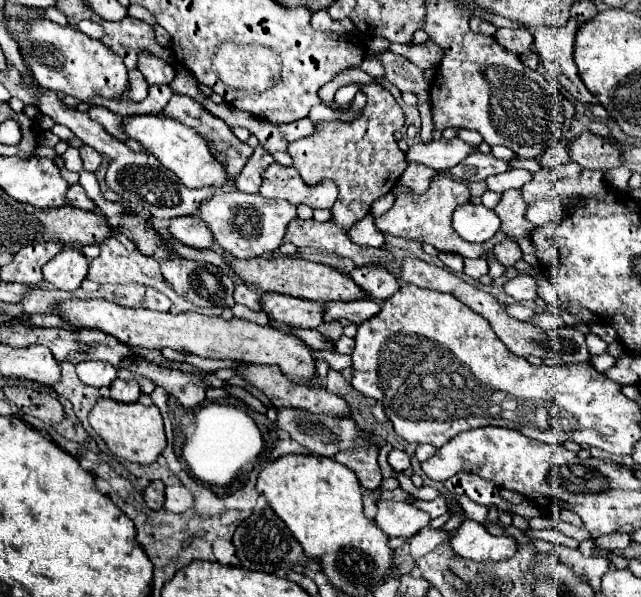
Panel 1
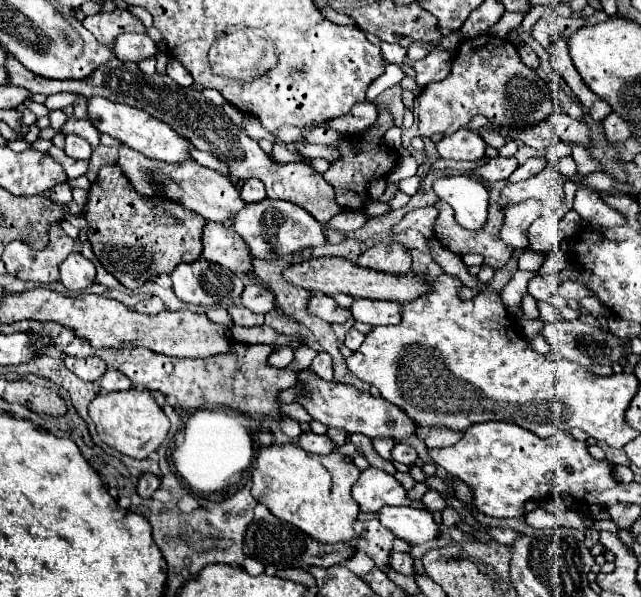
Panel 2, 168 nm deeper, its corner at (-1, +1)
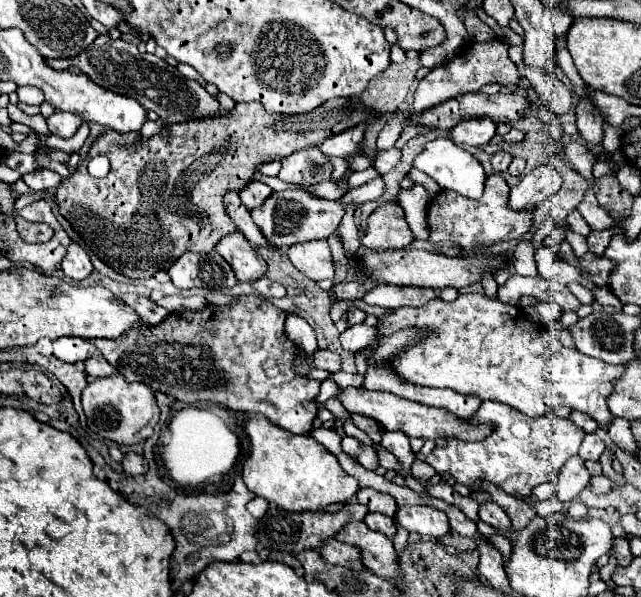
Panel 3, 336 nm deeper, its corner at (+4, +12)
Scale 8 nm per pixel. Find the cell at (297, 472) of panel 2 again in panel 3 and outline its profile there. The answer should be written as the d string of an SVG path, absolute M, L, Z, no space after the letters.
M264 416L248 418L244 432L250 438L250 454L242 466L244 484L270 504L292 512L322 510L334 502L348 502L358 492L358 480L348 476L338 464L338 458L312 436L284 432Z

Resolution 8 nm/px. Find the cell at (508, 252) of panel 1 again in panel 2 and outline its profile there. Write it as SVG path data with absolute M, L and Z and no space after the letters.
M525 201L519 205L509 205L505 209L505 221L501 227L501 241L513 249L527 249L527 229L539 217L541 203Z

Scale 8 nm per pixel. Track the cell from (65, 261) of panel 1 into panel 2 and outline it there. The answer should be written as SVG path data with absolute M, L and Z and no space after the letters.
M75 251L59 265L59 275L59 281L69 291L83 291L95 279L95 265Z

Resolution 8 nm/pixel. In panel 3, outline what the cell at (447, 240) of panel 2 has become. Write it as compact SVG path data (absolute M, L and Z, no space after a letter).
M492 174L486 178L484 194L478 200L470 200L466 196L460 196L458 192L440 190L438 196L432 198L426 218L430 228L430 242L454 244L466 250L516 240L532 228L532 210L512 210L508 206L508 184L500 174Z

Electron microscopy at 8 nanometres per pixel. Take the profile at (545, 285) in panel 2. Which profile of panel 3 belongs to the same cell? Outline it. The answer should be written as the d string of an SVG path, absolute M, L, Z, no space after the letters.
M544 246L544 248L536 250L534 258L536 258L536 264L538 264L540 276L544 276L546 280L554 280L554 282L560 282L560 284L578 282L578 284L582 284L588 290L596 288L596 284L586 280L576 266L568 264L566 260L556 260L556 256L552 256L552 248Z

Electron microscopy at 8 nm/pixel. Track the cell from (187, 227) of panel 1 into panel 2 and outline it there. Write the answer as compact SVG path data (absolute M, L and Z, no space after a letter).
M207 221L203 227L203 259L237 273L251 273L251 257L241 237L223 223Z

